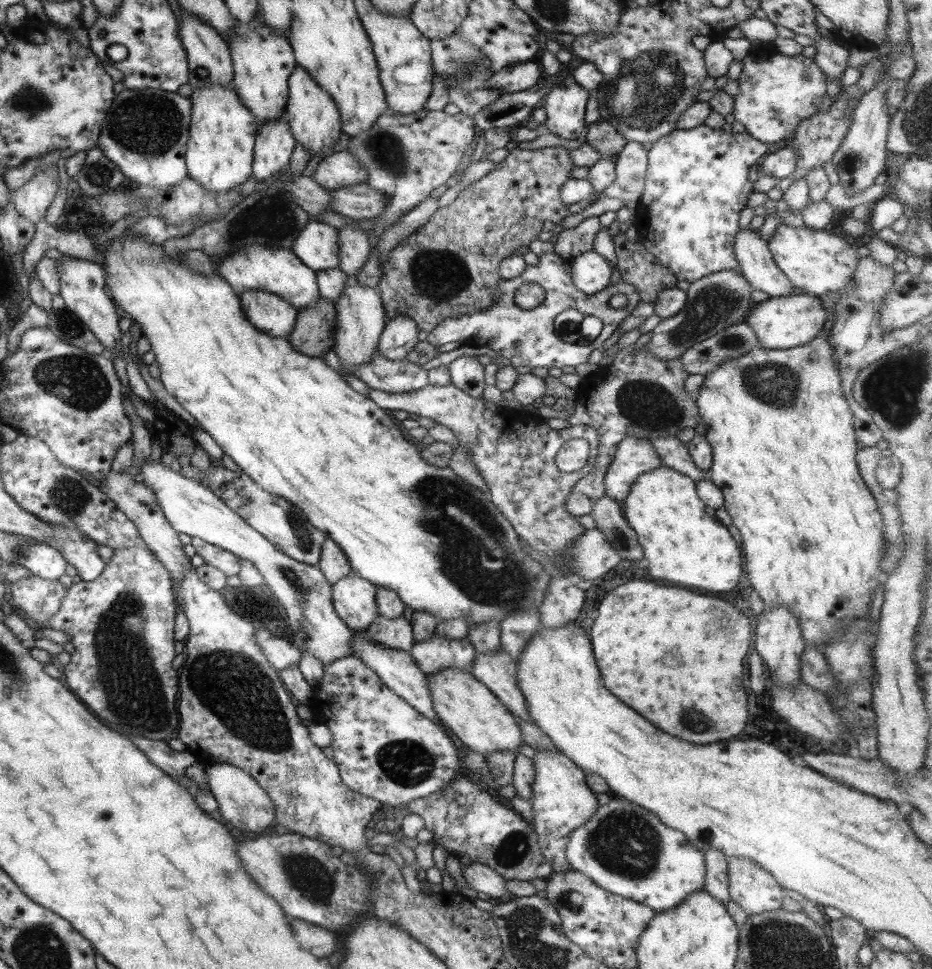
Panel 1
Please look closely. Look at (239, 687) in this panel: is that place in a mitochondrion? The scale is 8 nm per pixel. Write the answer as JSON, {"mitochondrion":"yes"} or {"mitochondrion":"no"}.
{"mitochondrion":"yes"}

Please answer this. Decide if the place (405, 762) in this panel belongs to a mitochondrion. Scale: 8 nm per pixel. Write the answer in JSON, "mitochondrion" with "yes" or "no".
{"mitochondrion":"yes"}

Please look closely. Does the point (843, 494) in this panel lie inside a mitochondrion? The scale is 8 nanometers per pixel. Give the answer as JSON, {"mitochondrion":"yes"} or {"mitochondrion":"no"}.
{"mitochondrion":"no"}

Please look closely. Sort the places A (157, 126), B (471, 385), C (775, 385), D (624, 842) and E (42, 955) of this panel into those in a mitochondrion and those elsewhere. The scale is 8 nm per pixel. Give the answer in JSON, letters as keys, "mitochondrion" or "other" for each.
{"A":"mitochondrion","B":"other","C":"mitochondrion","D":"mitochondrion","E":"mitochondrion"}

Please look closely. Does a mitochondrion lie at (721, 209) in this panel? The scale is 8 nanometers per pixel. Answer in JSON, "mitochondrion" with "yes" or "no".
{"mitochondrion":"no"}

